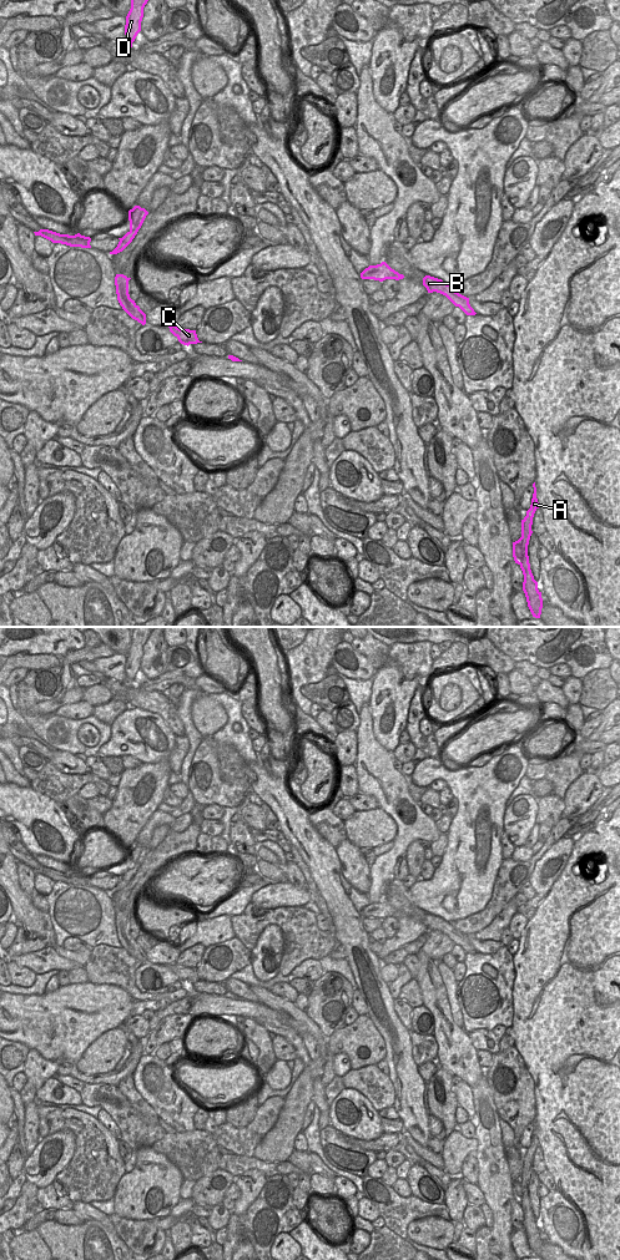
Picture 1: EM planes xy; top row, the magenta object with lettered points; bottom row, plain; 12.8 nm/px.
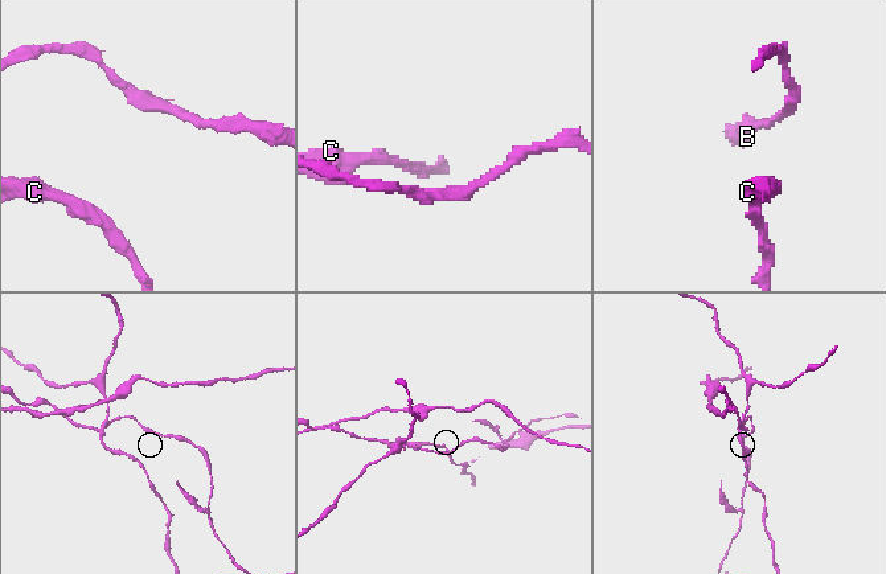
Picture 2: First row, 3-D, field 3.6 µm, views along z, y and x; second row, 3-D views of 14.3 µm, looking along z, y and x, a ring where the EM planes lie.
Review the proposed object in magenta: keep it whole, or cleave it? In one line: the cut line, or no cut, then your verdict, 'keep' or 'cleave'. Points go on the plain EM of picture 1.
cut xy (130, 859), (140, 864); cleave

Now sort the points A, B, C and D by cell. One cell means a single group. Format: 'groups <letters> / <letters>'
groups A B / C D

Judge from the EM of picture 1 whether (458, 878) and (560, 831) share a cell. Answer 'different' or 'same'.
different

